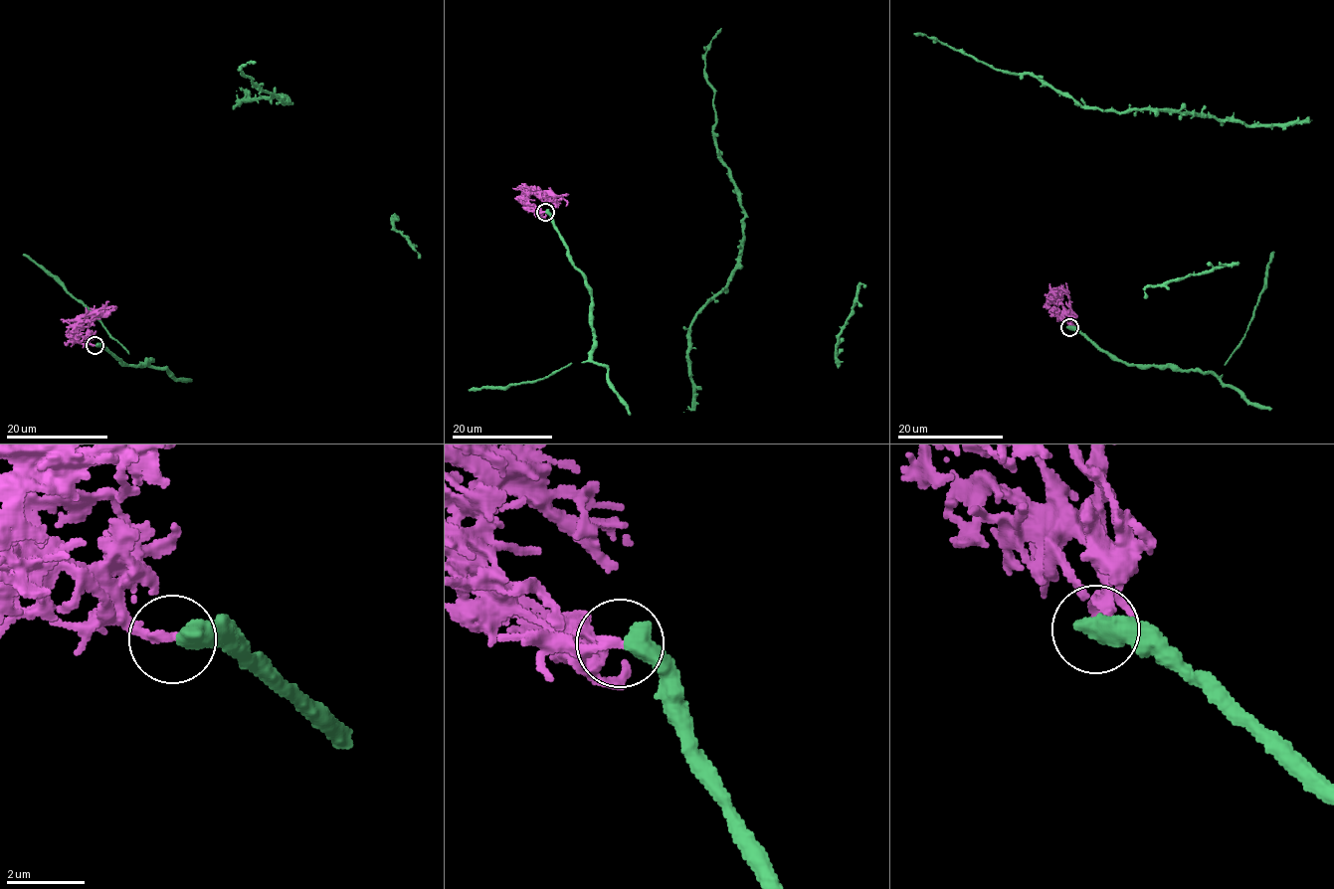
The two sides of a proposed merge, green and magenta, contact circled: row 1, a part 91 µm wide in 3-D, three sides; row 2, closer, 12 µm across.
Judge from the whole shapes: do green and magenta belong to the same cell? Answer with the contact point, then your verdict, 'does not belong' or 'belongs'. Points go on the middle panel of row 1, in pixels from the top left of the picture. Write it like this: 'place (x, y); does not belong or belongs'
place (545, 212); does not belong

